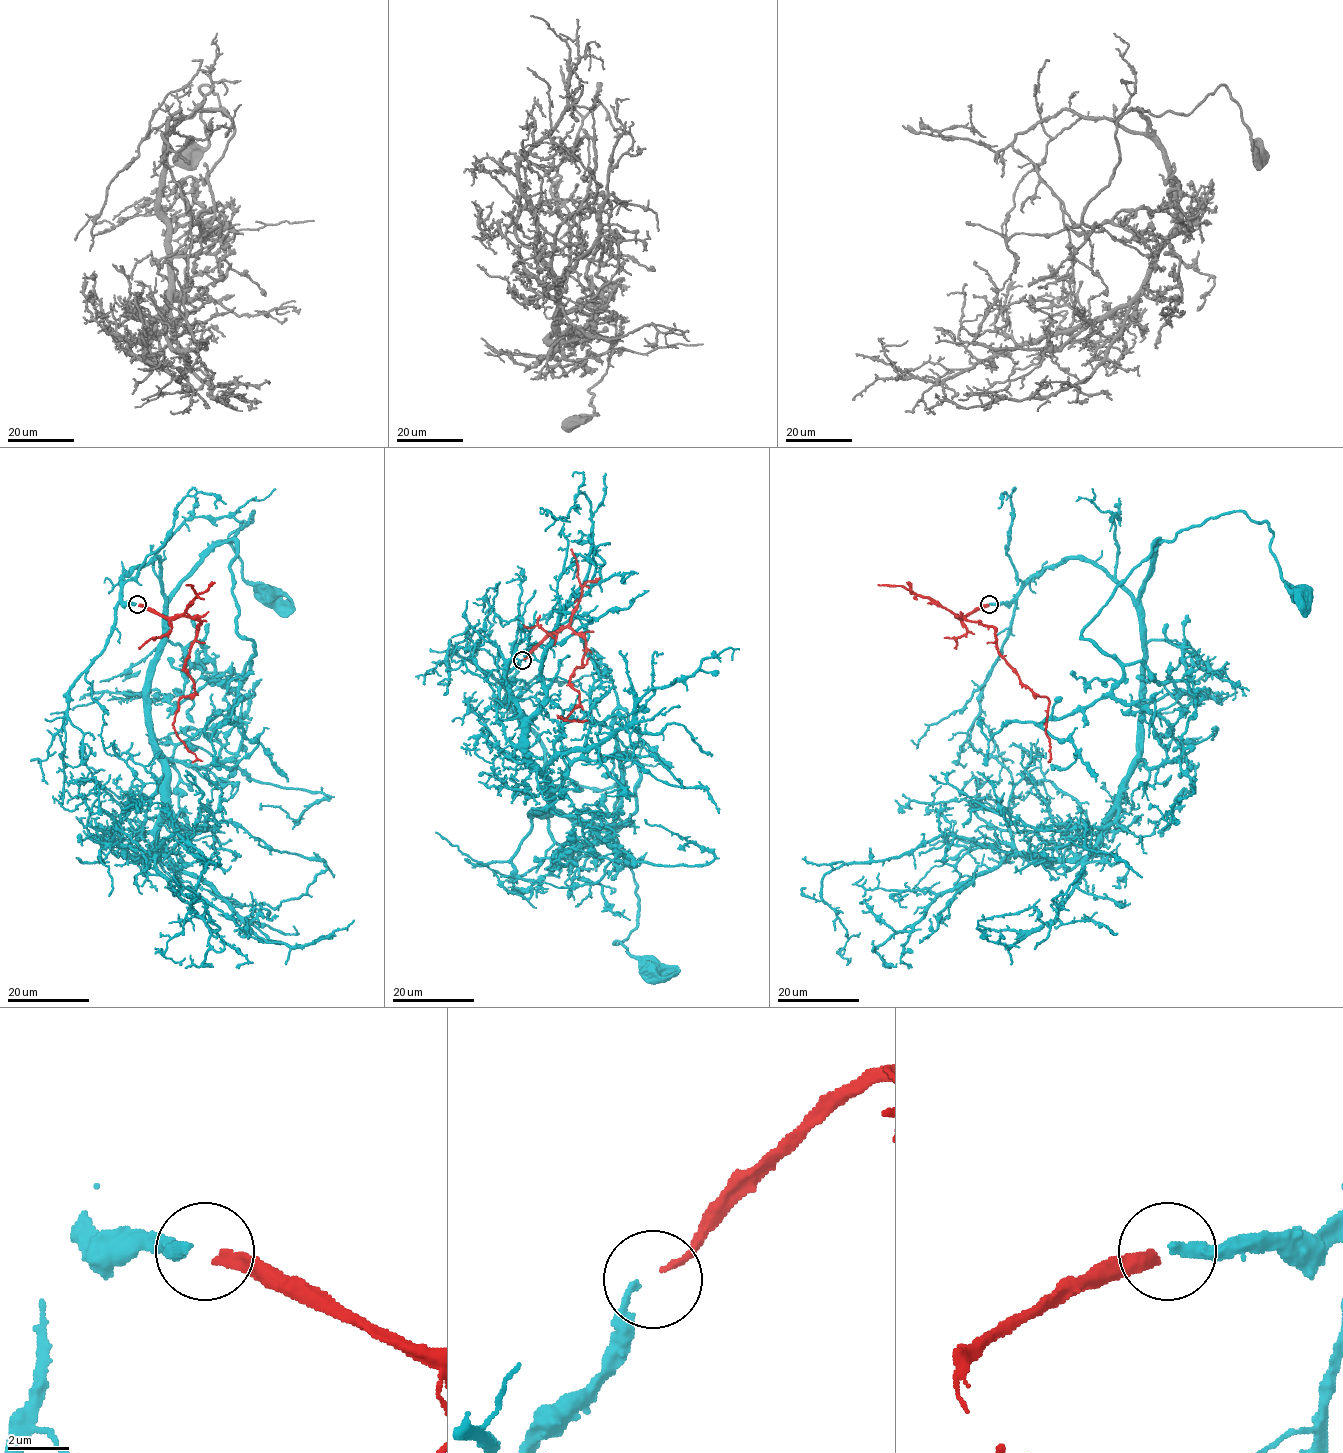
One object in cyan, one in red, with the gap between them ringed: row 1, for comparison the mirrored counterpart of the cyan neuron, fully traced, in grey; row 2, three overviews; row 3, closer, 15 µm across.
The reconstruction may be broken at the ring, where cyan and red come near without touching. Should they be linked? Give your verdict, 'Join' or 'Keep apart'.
Join

